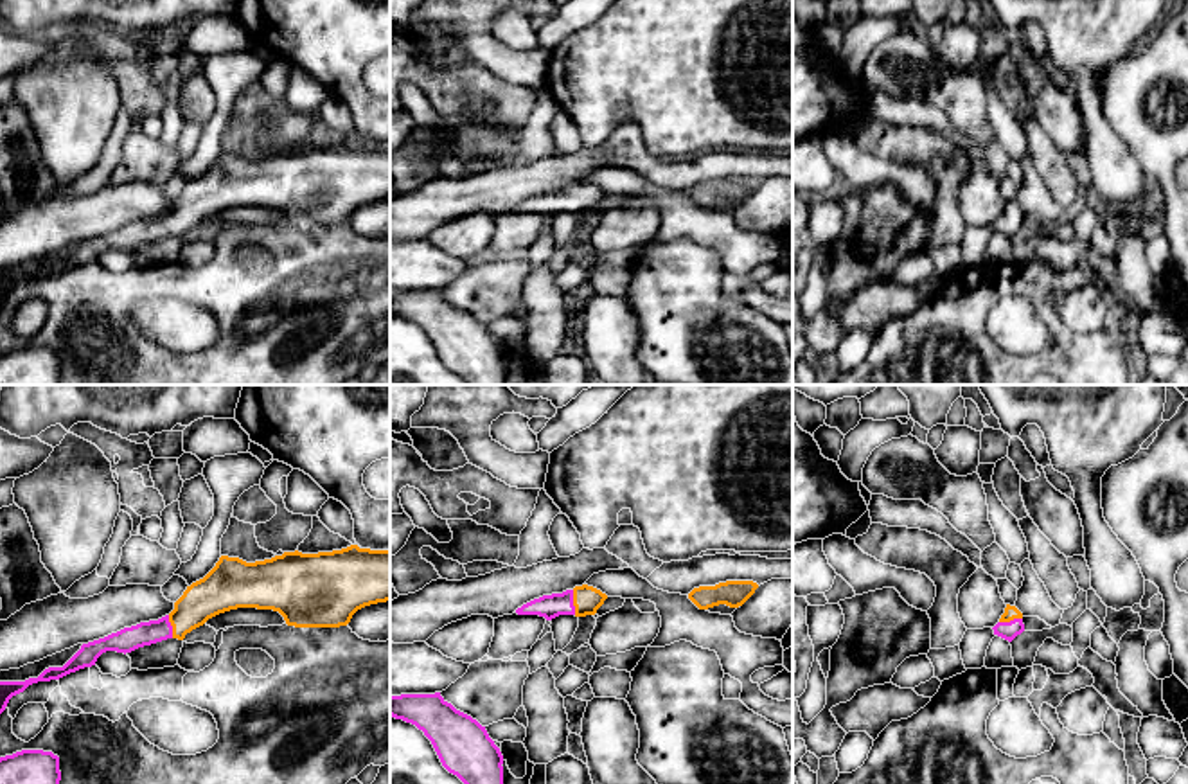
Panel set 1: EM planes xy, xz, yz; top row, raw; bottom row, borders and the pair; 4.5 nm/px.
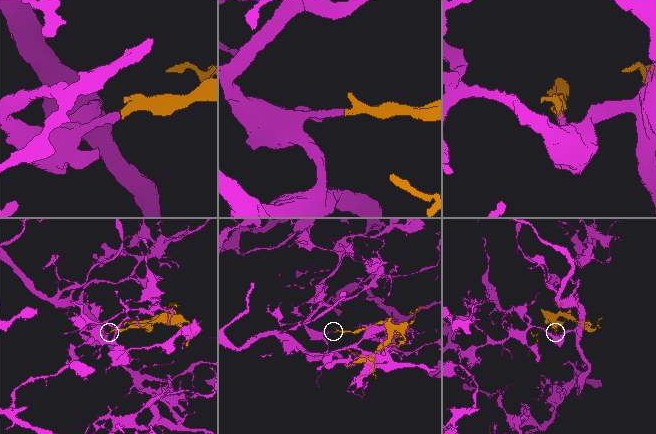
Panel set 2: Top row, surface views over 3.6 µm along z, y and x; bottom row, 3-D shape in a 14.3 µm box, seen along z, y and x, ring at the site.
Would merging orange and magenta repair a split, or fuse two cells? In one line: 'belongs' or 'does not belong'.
belongs

